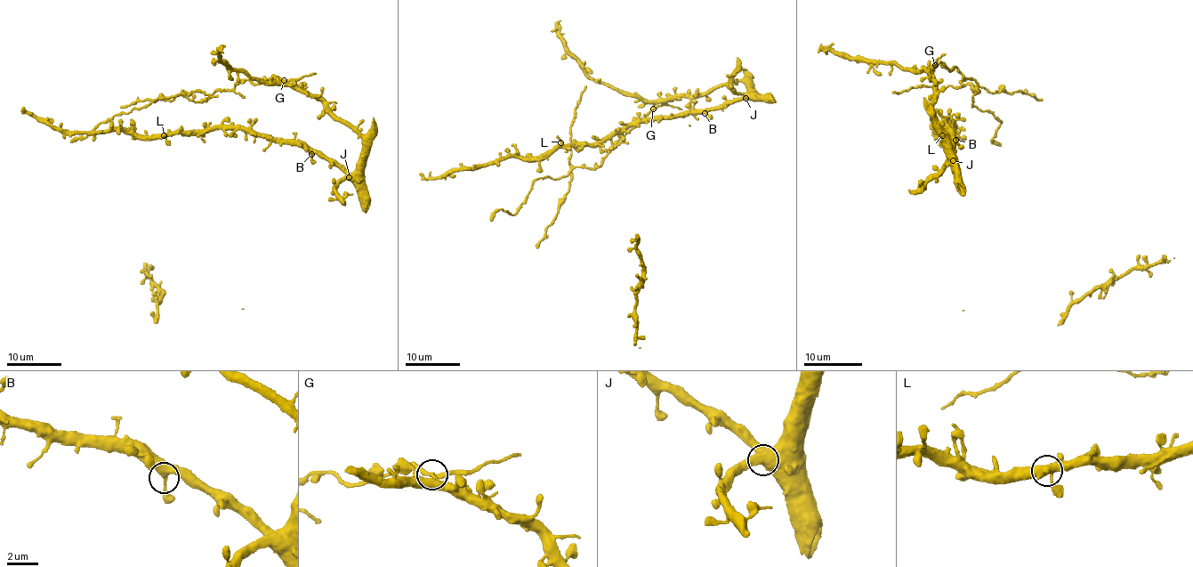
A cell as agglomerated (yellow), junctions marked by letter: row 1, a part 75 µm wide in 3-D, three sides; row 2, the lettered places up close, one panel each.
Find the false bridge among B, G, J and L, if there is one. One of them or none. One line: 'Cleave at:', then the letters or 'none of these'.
Cleave at: G

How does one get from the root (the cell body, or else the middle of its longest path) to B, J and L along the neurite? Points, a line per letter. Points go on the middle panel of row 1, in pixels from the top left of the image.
B: (659, 106), (672, 99), (702, 96), (734, 82), (743, 81), (751, 88), (743, 97), (705, 113)
J: (659, 106), (672, 99), (702, 96), (717, 86), (743, 81), (751, 90), (745, 98)
L: (659, 106), (734, 82), (751, 88), (718, 108), (643, 120), (592, 143), (560, 142)

